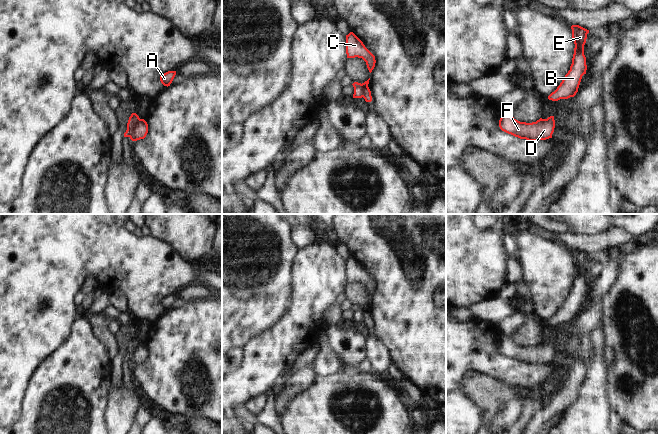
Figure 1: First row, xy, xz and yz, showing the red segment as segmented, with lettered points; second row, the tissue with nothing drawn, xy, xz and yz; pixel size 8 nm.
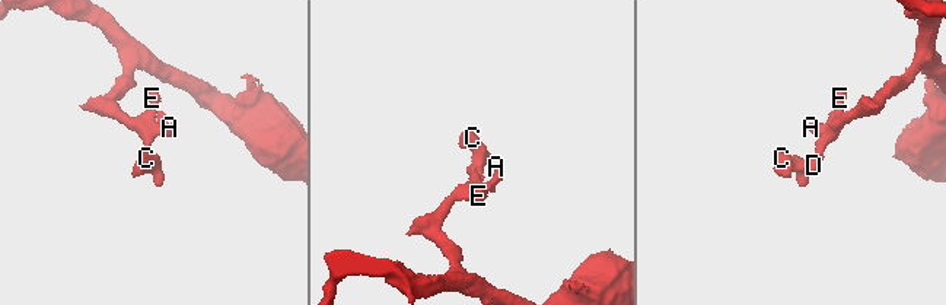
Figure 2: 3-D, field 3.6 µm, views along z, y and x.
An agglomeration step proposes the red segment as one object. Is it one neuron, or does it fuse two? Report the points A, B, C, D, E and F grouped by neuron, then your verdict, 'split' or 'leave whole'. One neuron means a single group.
A B E / C D F | split

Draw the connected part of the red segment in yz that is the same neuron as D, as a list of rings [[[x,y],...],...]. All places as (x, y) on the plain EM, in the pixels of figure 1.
[[[503,336],[499,351],[502,355],[528,365],[546,364],[552,362],[555,352],[554,342],[542,343],[526,347],[516,344],[511,338]]]

